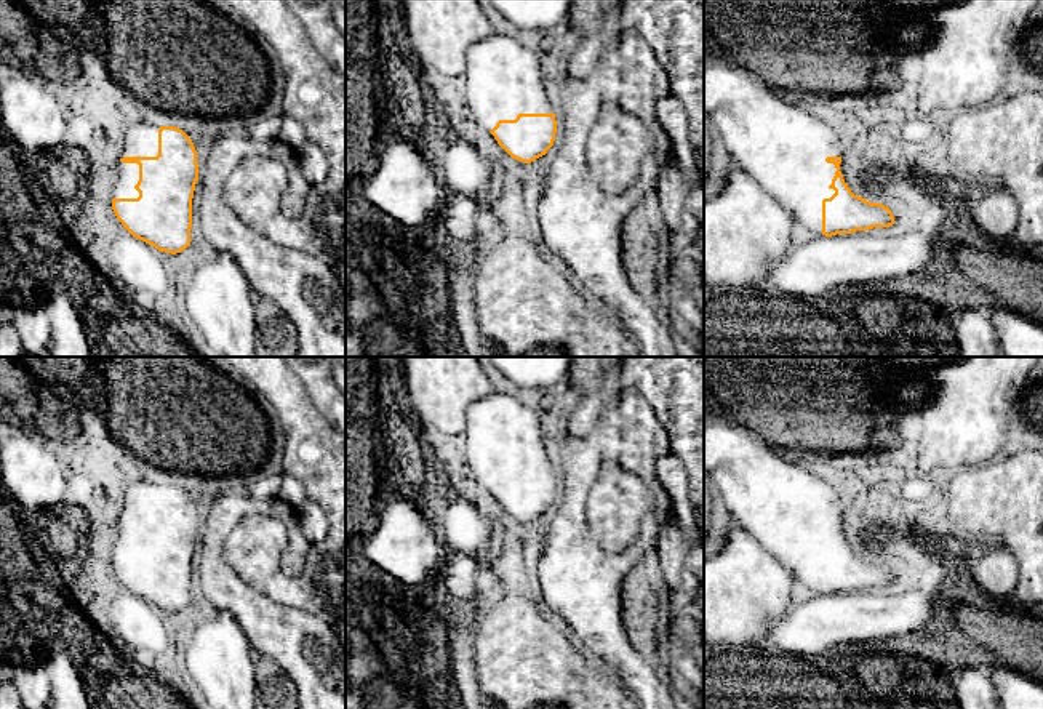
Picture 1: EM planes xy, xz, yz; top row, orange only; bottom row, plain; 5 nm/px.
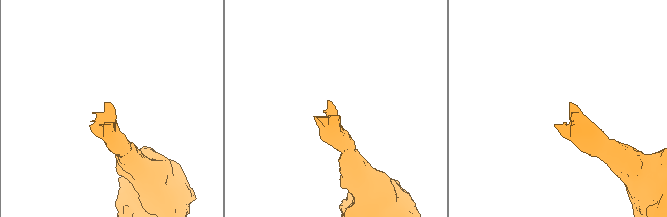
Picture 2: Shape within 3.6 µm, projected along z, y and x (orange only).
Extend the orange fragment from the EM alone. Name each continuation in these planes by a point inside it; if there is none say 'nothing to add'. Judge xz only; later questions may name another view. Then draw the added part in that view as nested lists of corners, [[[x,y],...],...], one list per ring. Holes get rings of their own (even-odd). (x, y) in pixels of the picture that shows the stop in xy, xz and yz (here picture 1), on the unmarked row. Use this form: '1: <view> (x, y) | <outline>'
1: xz (503, 437) | [[[493,391],[470,403],[466,421],[466,456],[483,488],[491,490],[499,479],[515,479],[518,472],[552,472],[537,413],[514,395]]]

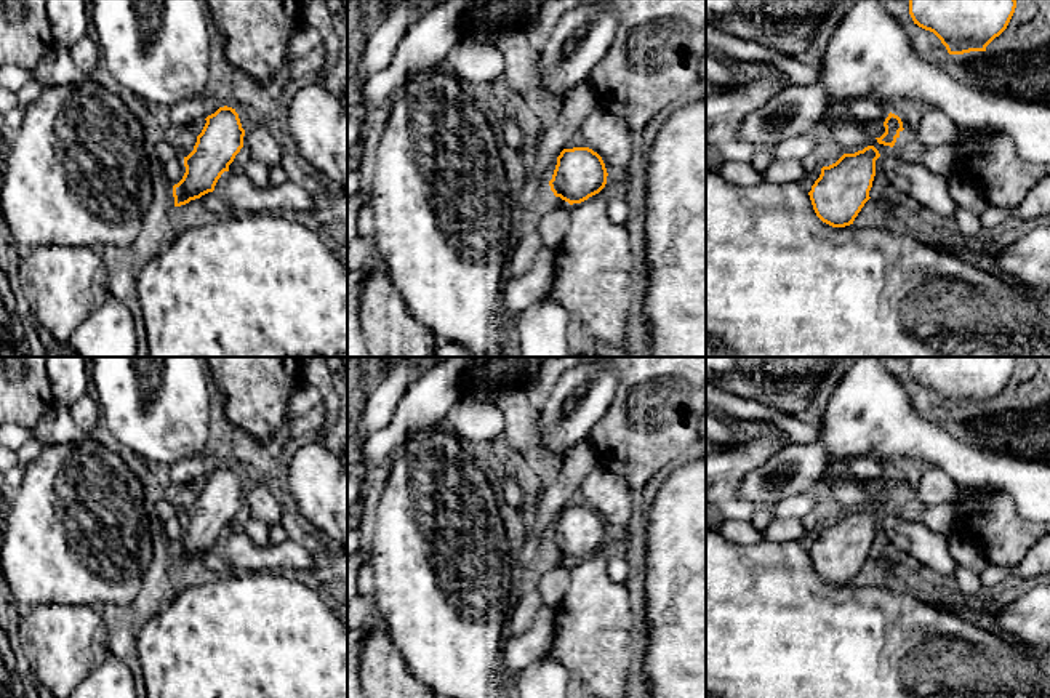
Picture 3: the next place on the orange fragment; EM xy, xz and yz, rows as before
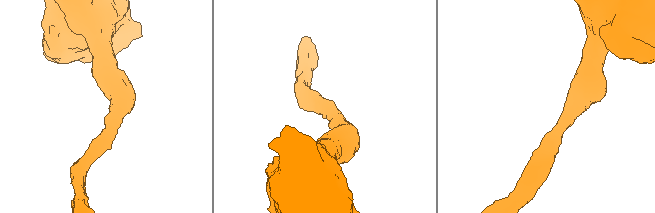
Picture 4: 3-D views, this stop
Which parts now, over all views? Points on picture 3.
nothing to add

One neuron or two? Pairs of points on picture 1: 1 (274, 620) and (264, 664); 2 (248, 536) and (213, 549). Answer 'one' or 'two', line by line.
1: two
2: two

